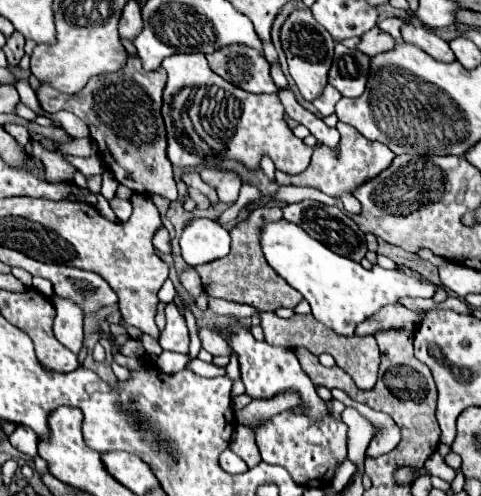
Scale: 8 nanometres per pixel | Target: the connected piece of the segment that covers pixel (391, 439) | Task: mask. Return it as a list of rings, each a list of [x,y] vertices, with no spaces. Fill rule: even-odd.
[[[330,390],[332,392],[332,398],[340,400],[344,406],[350,406],[350,408],[356,408],[368,422],[372,422],[376,426],[376,434],[366,450],[366,456],[380,456],[380,454],[386,454],[390,452],[392,448],[396,448],[396,444],[400,442],[400,428],[396,426],[396,422],[388,416],[388,414],[382,414],[382,412],[376,412],[356,400],[352,400],[348,394],[344,394],[342,390]]]

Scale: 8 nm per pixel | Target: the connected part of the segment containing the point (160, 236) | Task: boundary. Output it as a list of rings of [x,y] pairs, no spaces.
[[[162,224],[162,230],[154,236],[154,246],[156,246],[156,250],[160,250],[160,252],[166,252],[166,254],[172,254],[172,244],[170,244],[170,234],[168,234],[168,230]]]

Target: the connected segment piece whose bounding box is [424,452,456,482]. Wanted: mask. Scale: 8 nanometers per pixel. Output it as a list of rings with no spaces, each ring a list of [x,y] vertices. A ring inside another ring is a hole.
[[[436,452],[432,458],[428,458],[426,460],[426,464],[424,464],[424,468],[432,474],[432,476],[438,476],[438,478],[442,478],[442,480],[452,480],[454,476],[456,476],[456,470],[452,470],[450,466],[446,466],[446,462],[444,462],[444,458]]]

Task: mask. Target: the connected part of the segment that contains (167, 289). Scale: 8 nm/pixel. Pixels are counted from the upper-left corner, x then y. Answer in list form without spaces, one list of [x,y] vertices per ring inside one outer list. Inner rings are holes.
[[[167,279],[158,292],[158,299],[165,304],[172,302],[177,292],[170,279]]]

